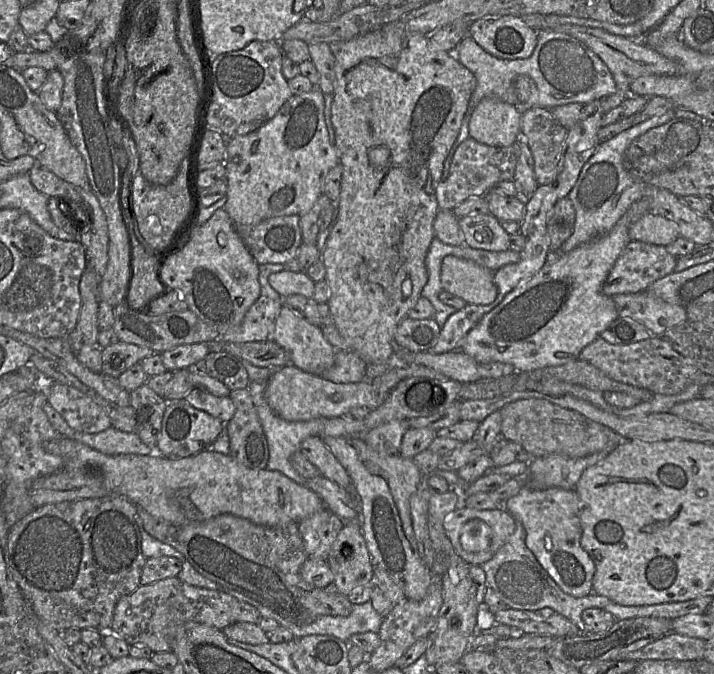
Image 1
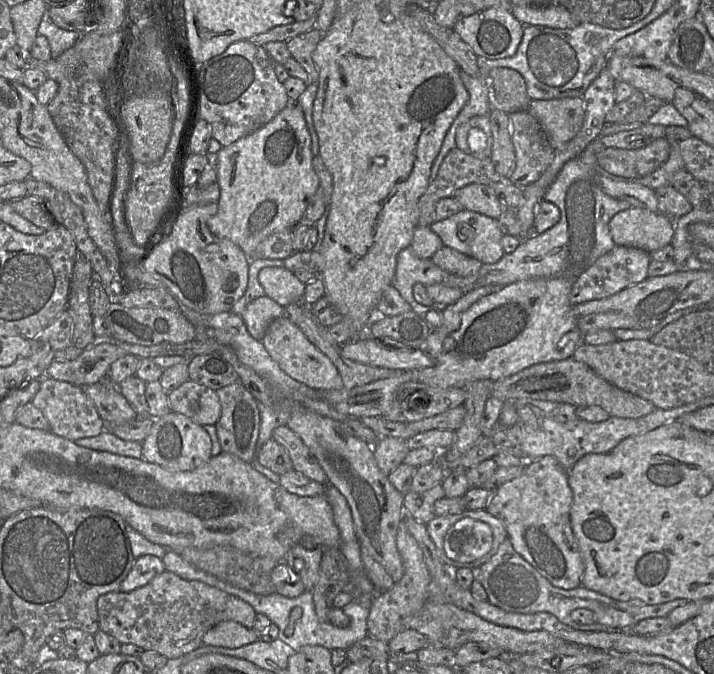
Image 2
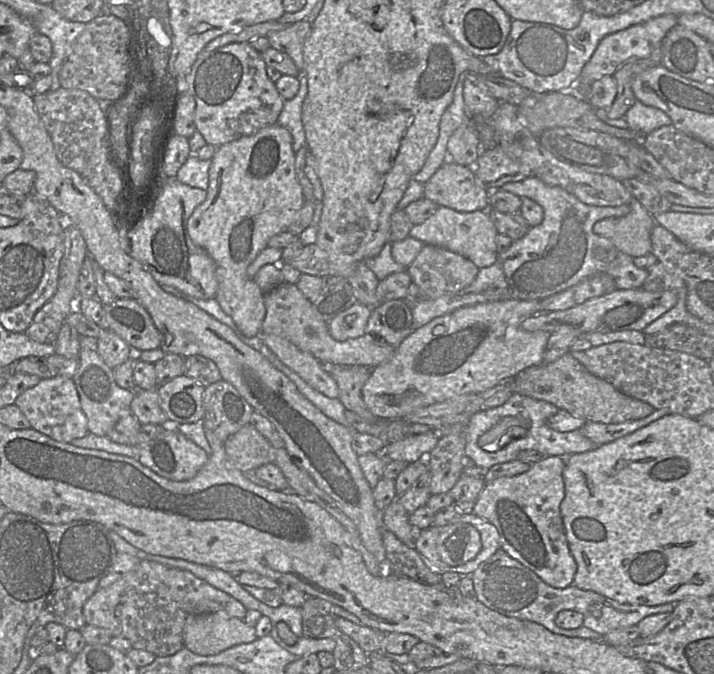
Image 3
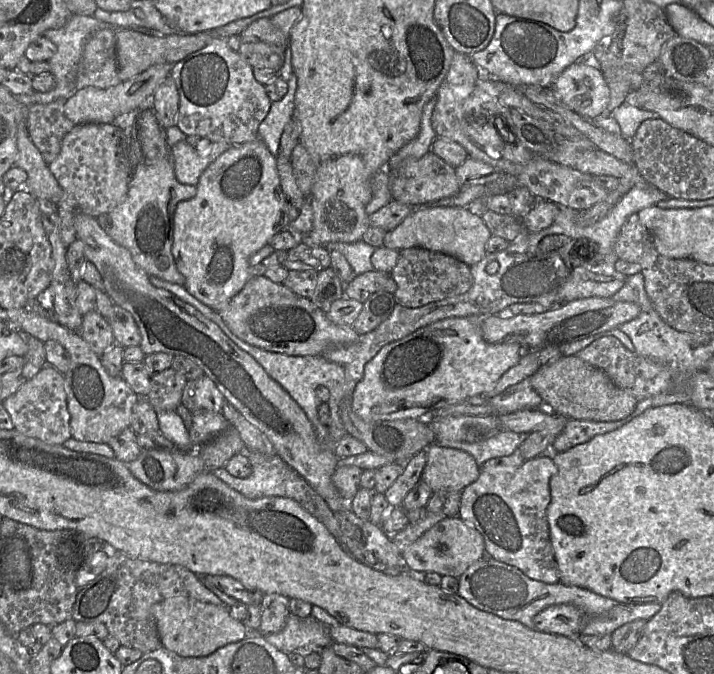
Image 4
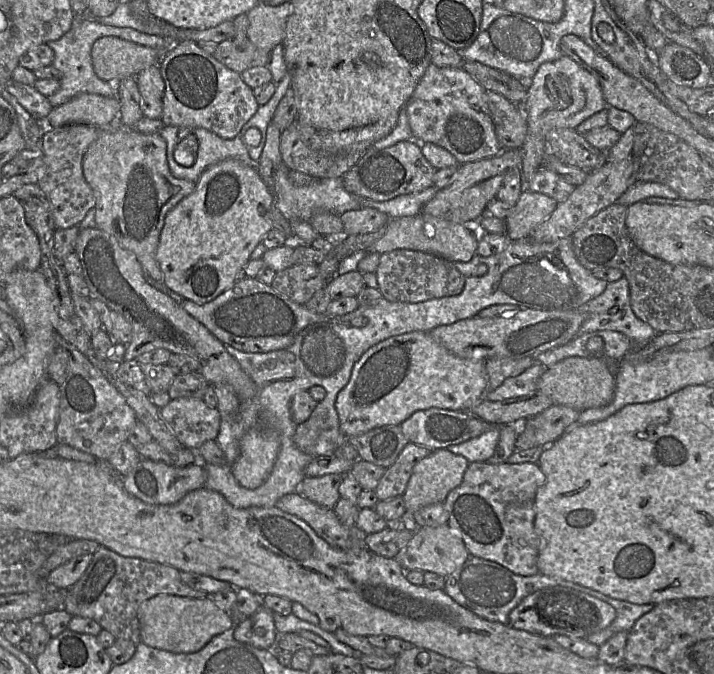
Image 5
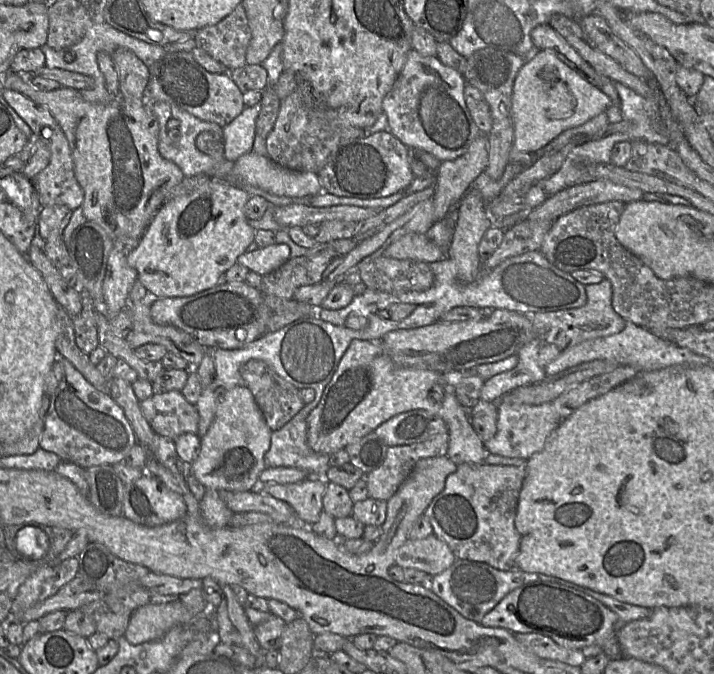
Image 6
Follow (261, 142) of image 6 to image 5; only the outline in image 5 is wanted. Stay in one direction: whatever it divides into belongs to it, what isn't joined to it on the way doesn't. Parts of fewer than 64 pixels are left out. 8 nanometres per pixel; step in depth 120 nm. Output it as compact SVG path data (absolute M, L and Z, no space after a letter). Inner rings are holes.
M272 121L270 122L265 137L265 144L258 160L257 171L267 186L274 199L274 207L289 221L311 221L313 216L321 211L342 214L345 211L353 211L361 208L360 198L349 193L343 186L340 178L315 179L305 186L296 186L289 179L289 172L280 153L281 132Z

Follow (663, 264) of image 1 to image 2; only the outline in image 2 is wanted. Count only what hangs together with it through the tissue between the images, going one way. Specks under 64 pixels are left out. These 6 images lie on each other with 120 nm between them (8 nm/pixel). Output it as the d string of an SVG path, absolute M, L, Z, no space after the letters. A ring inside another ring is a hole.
M617 246L581 274L573 283L570 292L572 305L601 300L610 297L628 287L645 281L648 277L648 268L651 254L635 247Z

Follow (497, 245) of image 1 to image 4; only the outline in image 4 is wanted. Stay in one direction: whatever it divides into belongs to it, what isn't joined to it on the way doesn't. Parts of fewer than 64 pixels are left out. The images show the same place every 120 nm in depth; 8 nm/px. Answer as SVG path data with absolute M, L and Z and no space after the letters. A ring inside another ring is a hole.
M459 206L417 207L397 227L388 231L383 239L383 247L402 250L424 248L453 256L469 266L477 264L486 255L486 243L492 236L482 215L475 208Z

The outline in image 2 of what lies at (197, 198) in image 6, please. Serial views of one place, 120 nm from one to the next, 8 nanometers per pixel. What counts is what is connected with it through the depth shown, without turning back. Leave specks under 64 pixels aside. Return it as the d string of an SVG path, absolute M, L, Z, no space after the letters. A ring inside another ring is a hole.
M290 102L276 117L254 133L241 138L217 153L216 174L220 188L218 211L208 220L208 228L217 237L236 244L248 257L267 237L292 229L302 219L320 186L312 165L311 135L304 112L298 103ZM267 295L250 302L243 310L241 317L251 336L262 340L269 325L277 318L282 317L286 308Z

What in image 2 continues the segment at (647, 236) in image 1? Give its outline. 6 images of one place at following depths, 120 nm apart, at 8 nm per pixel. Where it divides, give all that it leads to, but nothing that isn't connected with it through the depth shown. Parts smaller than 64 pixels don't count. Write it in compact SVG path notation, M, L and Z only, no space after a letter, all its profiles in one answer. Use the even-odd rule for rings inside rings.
M633 207L614 215L609 221L609 229L615 245L635 247L648 253L671 245L675 235L671 218Z

